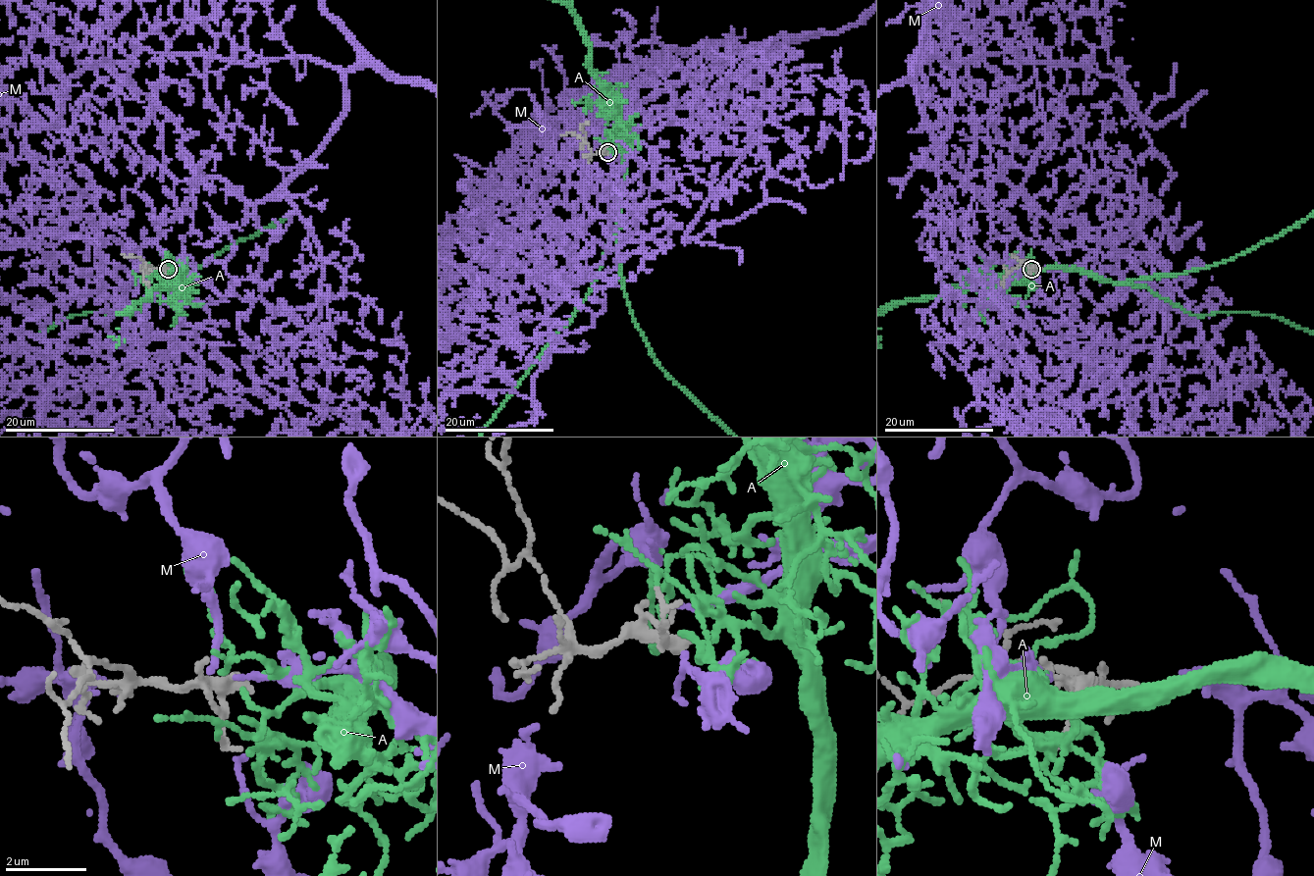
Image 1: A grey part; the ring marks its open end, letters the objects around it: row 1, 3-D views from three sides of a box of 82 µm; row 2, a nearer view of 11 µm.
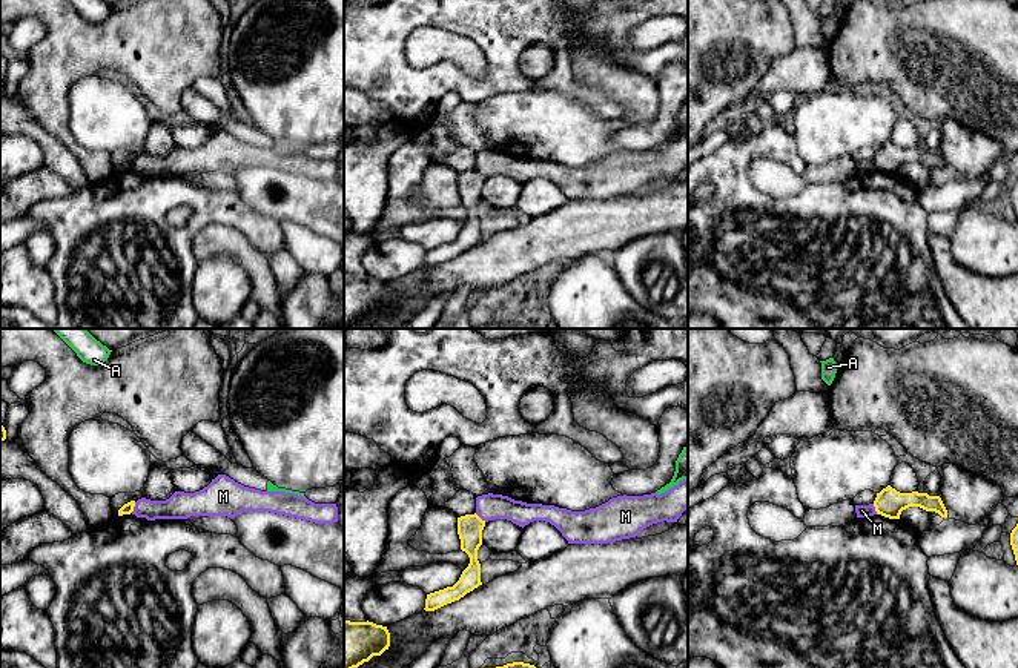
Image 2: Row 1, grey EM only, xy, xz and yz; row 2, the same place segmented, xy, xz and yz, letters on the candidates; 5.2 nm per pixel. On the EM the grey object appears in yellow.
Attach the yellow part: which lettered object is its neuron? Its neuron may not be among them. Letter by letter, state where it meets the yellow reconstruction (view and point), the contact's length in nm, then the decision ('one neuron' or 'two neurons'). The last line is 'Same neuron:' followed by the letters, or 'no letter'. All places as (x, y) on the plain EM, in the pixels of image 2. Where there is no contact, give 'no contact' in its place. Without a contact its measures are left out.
A: no contact | two neurons
M: xy (134, 162) | 60 nm | two neurons
Same neuron: no letter

